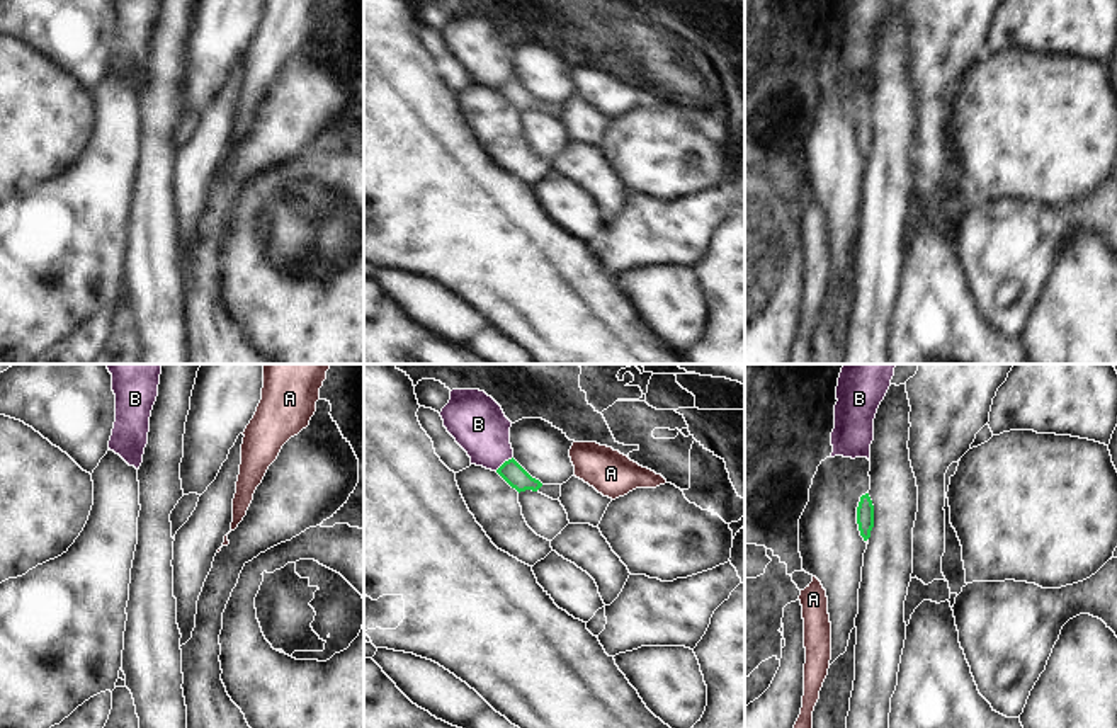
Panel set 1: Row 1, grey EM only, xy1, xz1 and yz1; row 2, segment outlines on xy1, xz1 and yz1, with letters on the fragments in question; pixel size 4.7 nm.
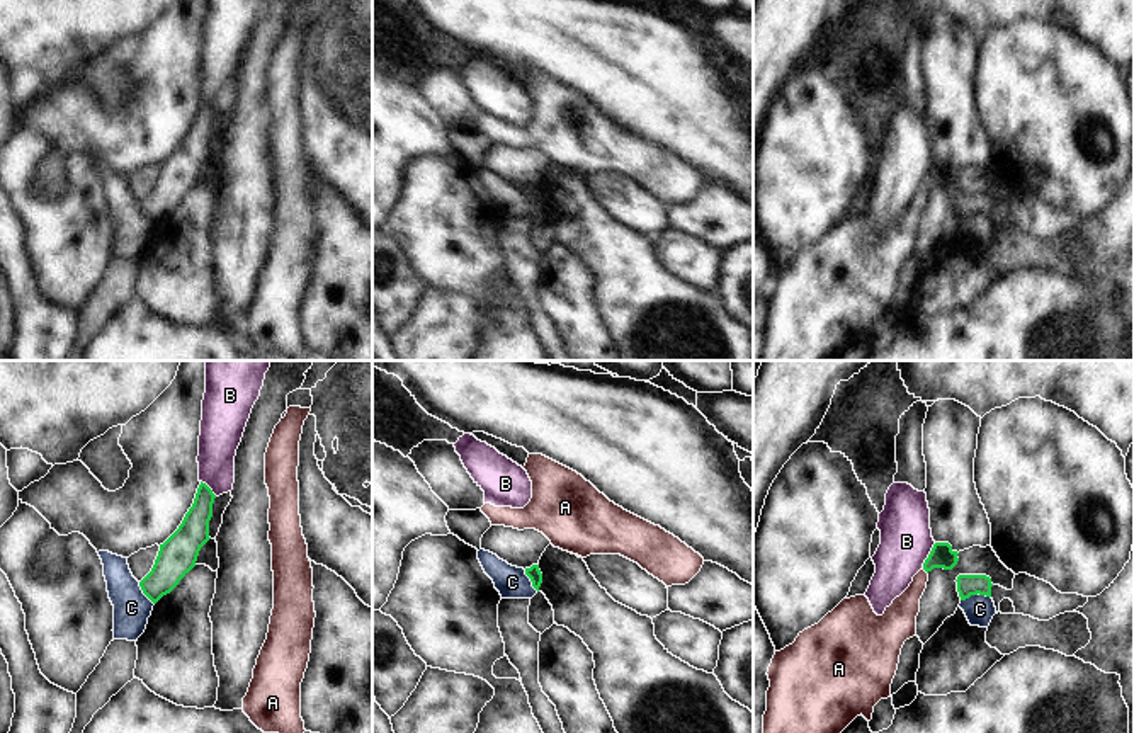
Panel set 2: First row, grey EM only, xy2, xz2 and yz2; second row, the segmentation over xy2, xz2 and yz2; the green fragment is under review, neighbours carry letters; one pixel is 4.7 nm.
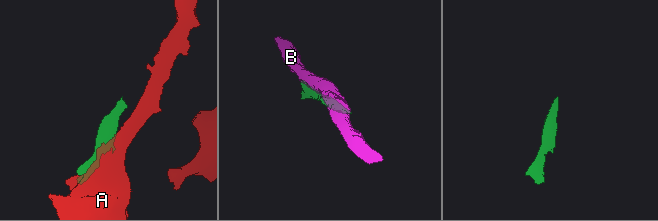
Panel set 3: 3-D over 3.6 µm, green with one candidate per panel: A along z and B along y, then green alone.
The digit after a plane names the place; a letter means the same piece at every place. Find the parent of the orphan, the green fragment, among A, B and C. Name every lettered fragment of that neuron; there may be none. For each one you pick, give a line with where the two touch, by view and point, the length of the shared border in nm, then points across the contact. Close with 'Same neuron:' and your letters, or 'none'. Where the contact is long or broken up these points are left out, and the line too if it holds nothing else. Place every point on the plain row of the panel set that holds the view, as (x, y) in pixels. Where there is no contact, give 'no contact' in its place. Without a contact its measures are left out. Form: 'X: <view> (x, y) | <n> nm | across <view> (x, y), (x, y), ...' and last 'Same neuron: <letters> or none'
Same neuron: none

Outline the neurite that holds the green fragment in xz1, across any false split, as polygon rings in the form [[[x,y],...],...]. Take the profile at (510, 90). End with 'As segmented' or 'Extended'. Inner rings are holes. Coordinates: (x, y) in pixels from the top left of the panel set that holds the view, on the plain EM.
[[[513,77],[505,80],[496,92],[519,112],[525,109],[539,111],[553,119],[559,119],[561,104],[542,104],[532,97]]]. Extended

